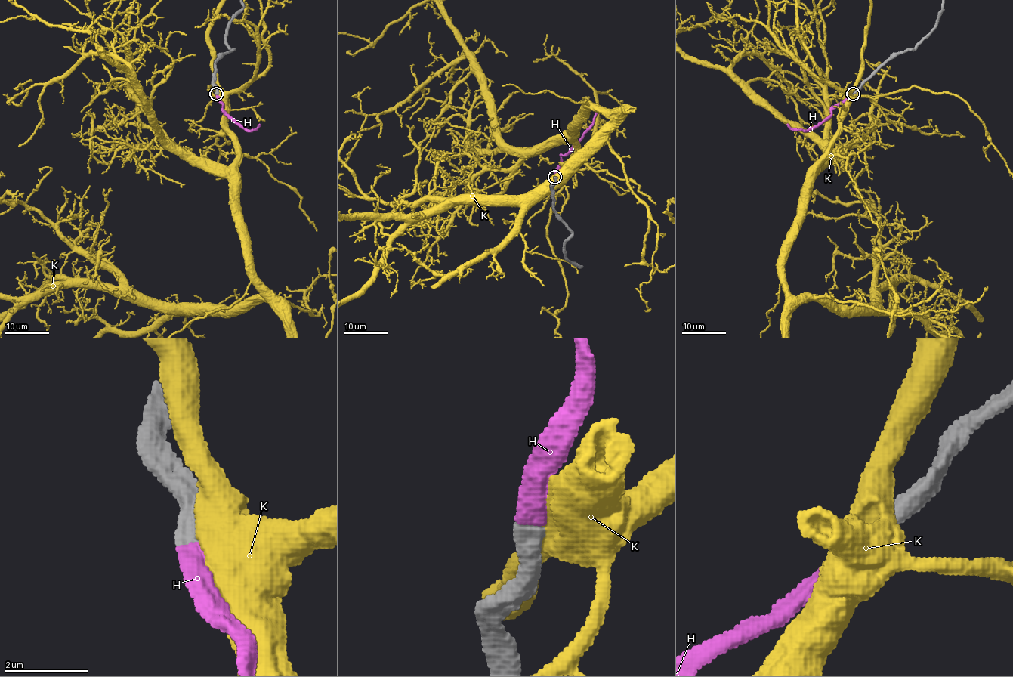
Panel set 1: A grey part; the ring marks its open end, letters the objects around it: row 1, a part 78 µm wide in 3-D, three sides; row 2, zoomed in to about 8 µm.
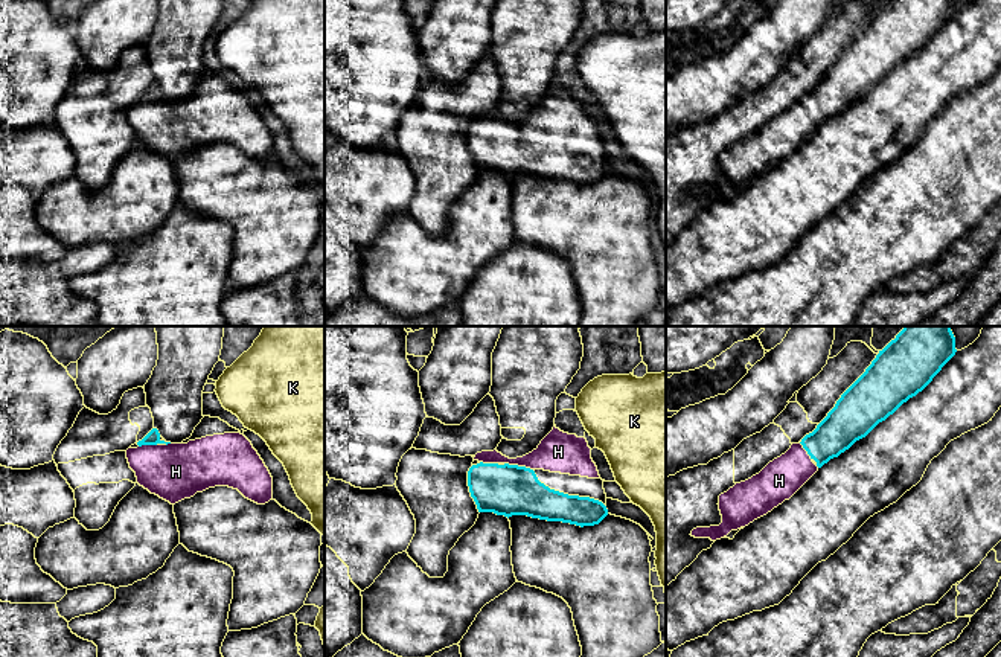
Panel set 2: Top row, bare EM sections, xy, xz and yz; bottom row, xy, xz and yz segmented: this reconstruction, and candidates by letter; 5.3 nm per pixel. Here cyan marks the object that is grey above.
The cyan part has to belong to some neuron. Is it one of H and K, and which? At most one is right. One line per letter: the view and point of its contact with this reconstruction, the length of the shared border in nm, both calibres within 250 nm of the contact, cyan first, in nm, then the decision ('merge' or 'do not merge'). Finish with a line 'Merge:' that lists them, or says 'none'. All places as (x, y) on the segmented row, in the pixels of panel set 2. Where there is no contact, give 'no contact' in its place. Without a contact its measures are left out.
H: meets cyan in xz at (517, 465); contact 160 nm long; 280 nm thick on the cyan side, 220 nm on the other; merge
K: no contact; do not merge
Merge: H

